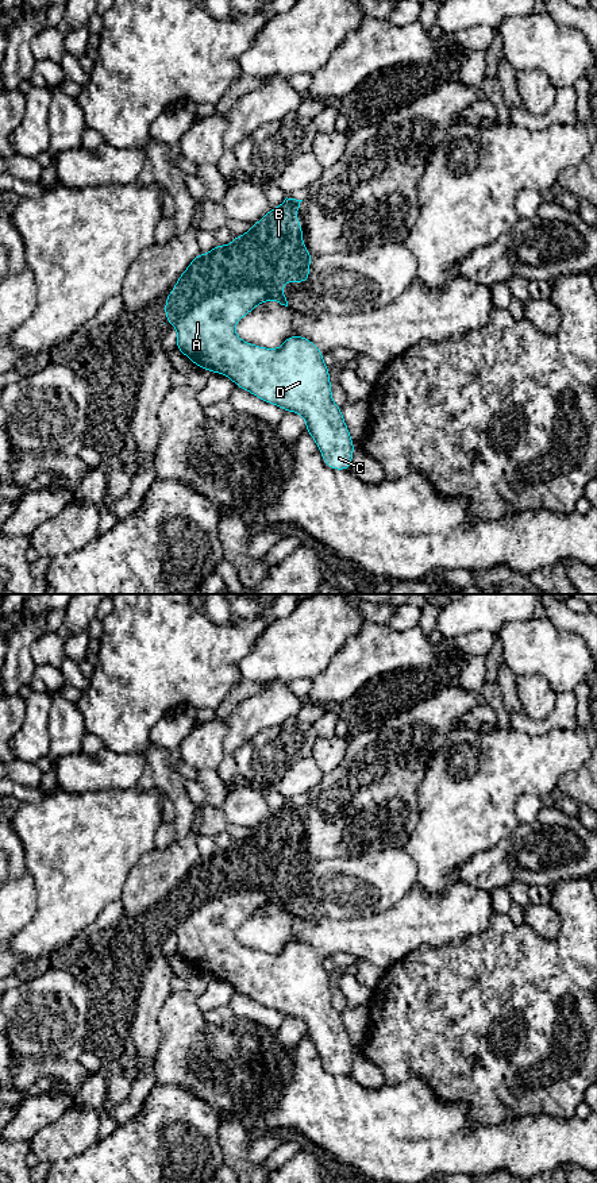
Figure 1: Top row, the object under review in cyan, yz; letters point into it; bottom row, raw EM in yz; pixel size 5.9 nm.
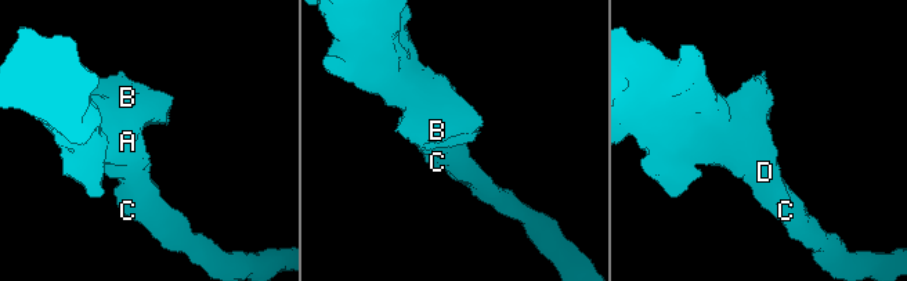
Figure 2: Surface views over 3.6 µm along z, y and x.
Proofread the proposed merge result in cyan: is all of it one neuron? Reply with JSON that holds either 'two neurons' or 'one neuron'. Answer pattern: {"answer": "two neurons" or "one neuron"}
{"answer": "one neuron"}

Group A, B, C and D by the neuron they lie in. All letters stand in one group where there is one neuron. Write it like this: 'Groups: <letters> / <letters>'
Groups: A B C D

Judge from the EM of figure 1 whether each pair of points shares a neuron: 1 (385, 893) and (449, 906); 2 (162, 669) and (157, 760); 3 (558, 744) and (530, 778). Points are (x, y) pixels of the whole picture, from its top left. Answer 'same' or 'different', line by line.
1: different
2: different
3: same

